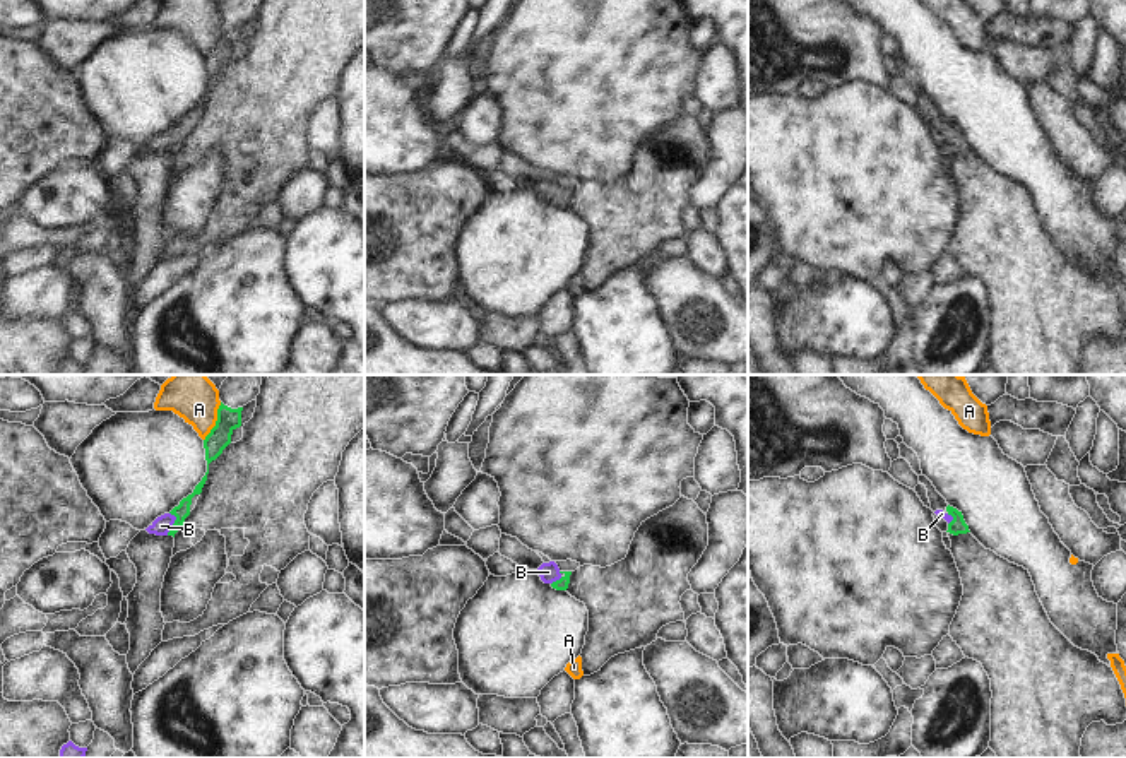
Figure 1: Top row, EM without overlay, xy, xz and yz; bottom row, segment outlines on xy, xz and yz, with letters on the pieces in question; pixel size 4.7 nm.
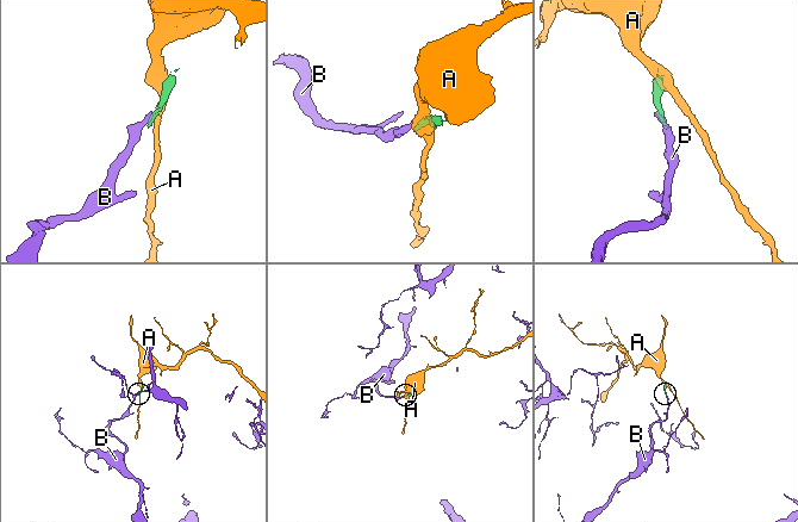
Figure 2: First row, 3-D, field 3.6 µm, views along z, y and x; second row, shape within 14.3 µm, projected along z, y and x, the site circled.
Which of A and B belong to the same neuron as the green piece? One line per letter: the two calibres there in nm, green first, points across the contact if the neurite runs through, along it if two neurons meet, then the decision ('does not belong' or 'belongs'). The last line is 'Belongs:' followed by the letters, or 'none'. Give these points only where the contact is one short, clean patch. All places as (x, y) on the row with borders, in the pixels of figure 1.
A: calibres 110 and 220 nm; border xy (221, 402), (216, 413), (216, 425), (204, 440); does not belong
B: calibres 70 and 90 nm; way xy (182, 510), (173, 524), (161, 526); belongs
Belongs: B

